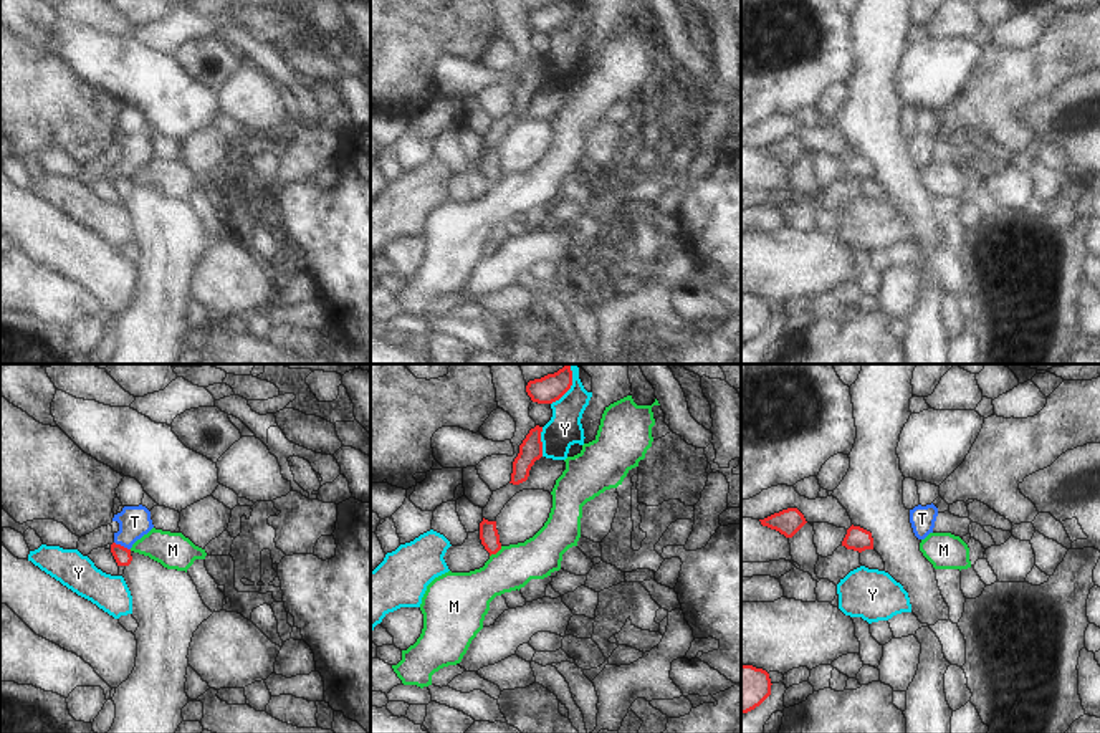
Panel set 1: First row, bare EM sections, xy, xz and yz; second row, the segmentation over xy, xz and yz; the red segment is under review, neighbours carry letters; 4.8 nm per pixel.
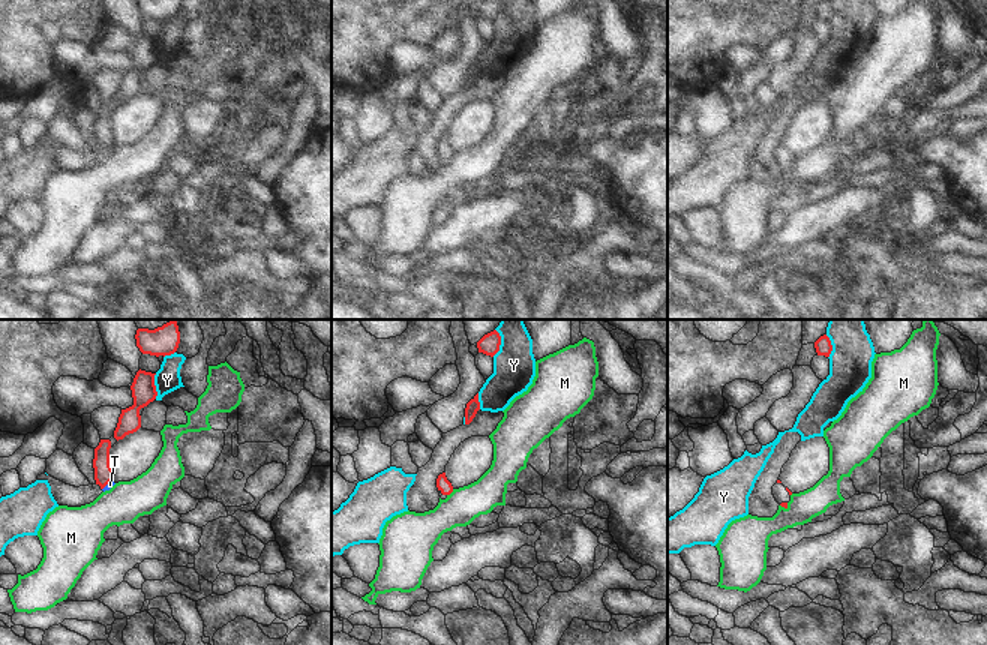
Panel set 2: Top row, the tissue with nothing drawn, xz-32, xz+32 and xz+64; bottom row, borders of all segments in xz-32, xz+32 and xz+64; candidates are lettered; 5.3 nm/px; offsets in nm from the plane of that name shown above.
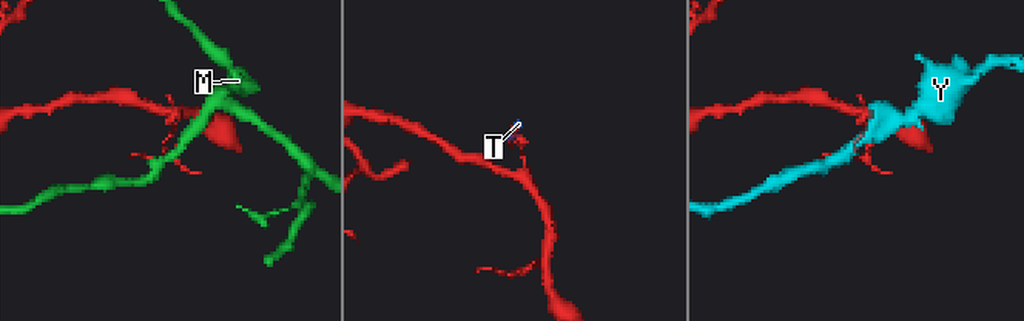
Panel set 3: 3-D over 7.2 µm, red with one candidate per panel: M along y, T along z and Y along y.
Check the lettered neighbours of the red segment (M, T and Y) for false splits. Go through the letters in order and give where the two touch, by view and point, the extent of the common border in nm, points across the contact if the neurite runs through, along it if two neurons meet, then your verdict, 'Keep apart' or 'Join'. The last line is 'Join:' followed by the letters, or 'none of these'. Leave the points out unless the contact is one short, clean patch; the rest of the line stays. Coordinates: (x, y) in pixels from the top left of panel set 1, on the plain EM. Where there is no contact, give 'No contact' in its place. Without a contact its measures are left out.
M: Touches red at xz (495, 182). Shared border 80 nm. Boundary: xz (502, 176), (490, 186). Keep apart
T: Touches red at xy (123, 176). Shared border 90 nm. Boundary: xy (114, 171), (129, 179). Keep apart
Y: Touches red at xz (541, 71). Shared border 140 nm. Keep apart
Join: none of these

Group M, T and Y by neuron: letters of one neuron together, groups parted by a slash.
M / T / Y

